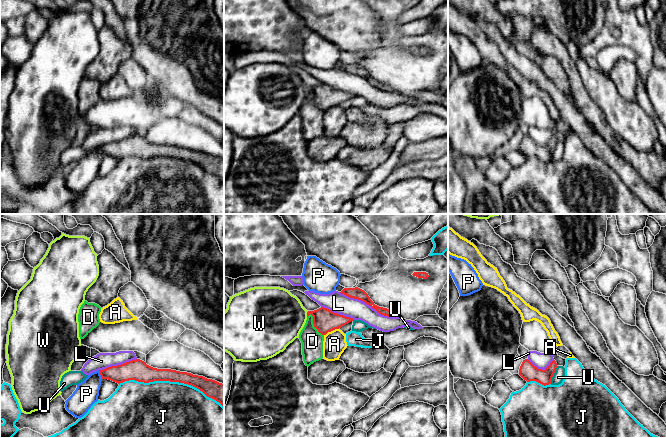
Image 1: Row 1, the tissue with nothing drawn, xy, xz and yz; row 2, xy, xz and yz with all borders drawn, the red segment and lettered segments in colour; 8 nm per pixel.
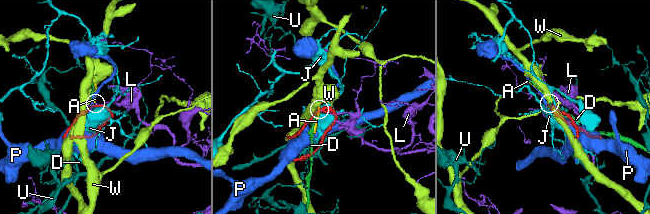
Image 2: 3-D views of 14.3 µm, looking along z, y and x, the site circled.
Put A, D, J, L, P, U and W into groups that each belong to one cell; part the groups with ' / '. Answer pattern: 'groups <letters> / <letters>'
groups A D / J / L / P / U / W

